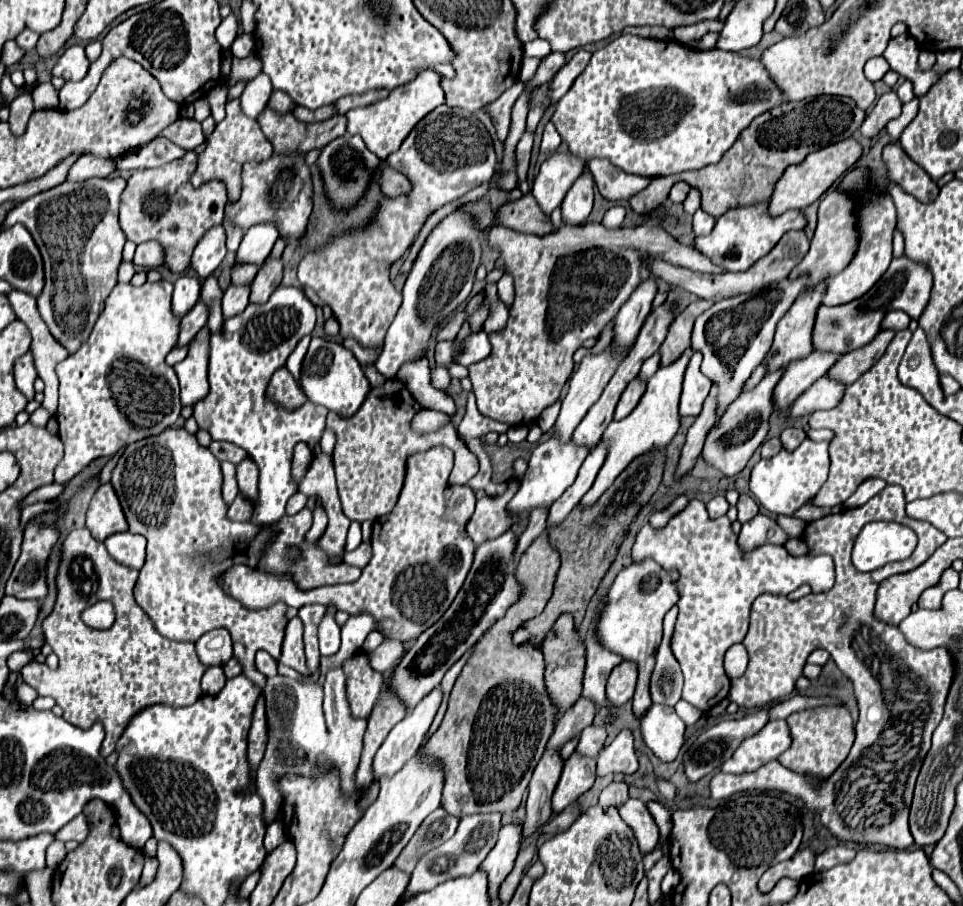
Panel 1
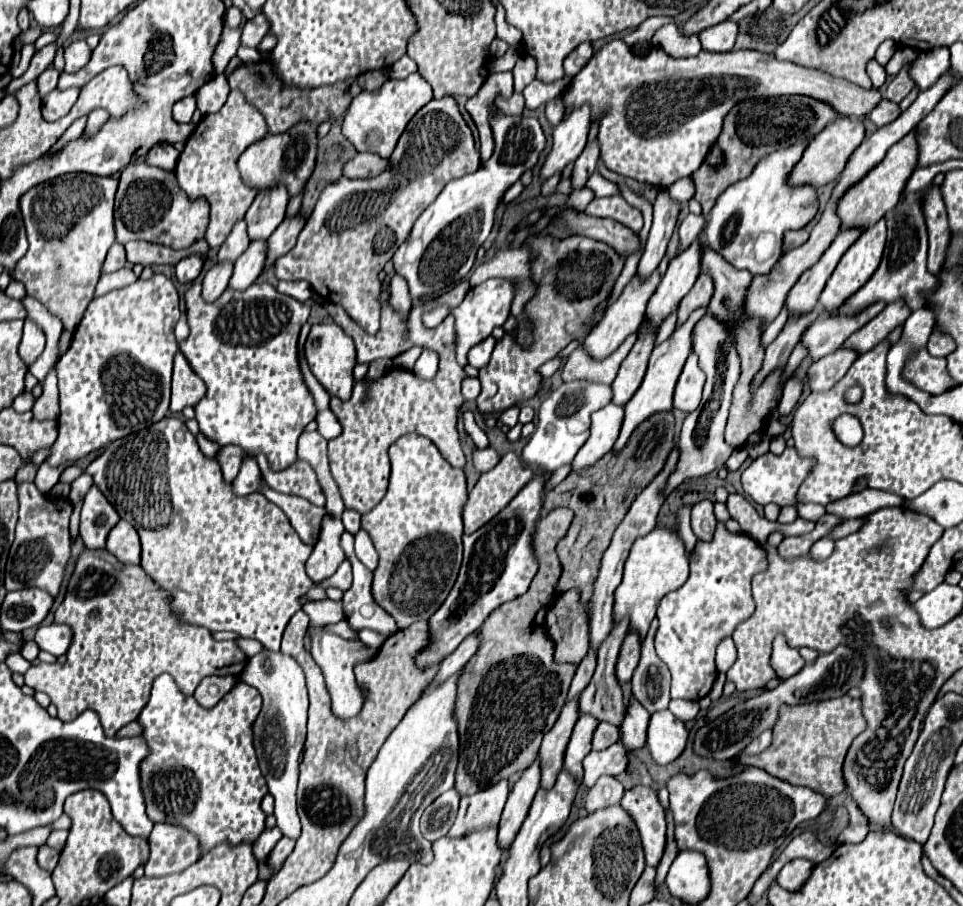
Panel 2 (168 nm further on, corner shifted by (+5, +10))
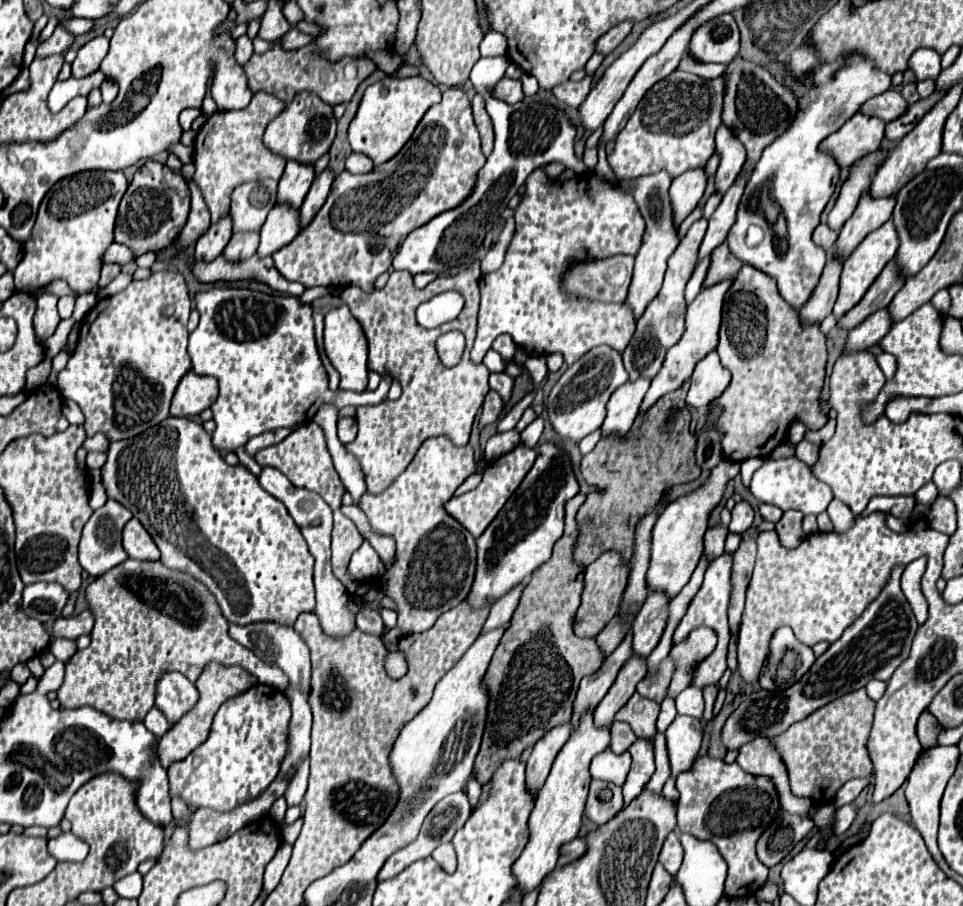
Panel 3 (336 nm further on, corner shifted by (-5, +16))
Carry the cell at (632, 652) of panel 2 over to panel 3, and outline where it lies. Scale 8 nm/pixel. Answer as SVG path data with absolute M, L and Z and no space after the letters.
M650 592L640 612L636 614L632 624L636 656L648 656L648 652L652 652L660 642L668 620L668 602L670 598L664 592Z

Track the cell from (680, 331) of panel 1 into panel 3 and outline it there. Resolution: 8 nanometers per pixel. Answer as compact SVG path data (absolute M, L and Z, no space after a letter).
M722 242L712 252L712 262L710 262L710 268L708 268L708 276L704 280L704 286L706 284L716 284L716 282L728 278L728 274L736 274L740 268L742 268L742 262L736 256L732 256L732 252L728 250L728 244Z

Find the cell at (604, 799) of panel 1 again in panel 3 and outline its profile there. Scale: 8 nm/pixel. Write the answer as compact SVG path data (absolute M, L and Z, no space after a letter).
M592 780L590 796L588 796L584 814L596 826L606 824L622 808L622 796L620 796L620 792L622 792L622 788L616 786L616 784L608 784L608 782L602 782L602 780Z

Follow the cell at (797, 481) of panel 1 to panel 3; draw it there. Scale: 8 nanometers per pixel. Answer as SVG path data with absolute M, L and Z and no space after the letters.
M780 458L780 460L766 460L752 476L750 492L758 502L774 504L780 510L800 510L802 514L820 514L832 502L832 490L828 484L822 484L812 476L812 470L800 462L798 458Z

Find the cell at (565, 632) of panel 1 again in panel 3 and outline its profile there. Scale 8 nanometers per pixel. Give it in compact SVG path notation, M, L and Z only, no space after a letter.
M610 550L604 552L598 560L594 560L588 568L586 568L586 588L582 592L582 604L576 612L576 622L574 622L574 632L576 636L582 638L594 638L600 628L604 628L604 624L608 620L612 620L612 616L618 612L622 594L628 586L628 574L630 574L630 564L622 562L622 556L618 550Z

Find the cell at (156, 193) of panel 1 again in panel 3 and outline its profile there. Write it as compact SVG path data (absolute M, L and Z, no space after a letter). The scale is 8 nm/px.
M146 162L136 174L132 184L128 186L114 228L114 242L128 246L134 256L142 256L146 252L160 252L174 242L186 224L190 212L190 190L186 180L172 172L168 166L158 162Z

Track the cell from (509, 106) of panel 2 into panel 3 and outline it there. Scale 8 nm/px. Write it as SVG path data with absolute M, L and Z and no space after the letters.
M502 78L496 88L492 88L492 96L498 98L498 100L504 100L508 104L516 104L524 98L524 92L522 92L522 84L520 80L512 80L512 78Z

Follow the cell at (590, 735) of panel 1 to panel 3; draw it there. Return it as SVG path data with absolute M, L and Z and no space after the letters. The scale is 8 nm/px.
M612 722L612 744L610 750L614 754L624 754L632 744L636 742L636 736L632 732L632 728L628 728L628 724L624 722Z

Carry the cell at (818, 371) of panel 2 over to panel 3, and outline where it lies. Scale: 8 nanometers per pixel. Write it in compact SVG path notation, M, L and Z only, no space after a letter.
M882 308L874 314L870 314L864 322L860 322L856 328L852 328L846 344L846 352L856 352L856 350L866 350L874 344L878 344L886 332L894 326L888 308Z

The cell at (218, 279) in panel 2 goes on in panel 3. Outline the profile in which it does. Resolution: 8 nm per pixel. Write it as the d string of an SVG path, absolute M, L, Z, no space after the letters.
M250 230L250 232L234 232L234 236L230 238L228 246L224 248L224 256L226 260L246 260L250 258L256 248L258 248L258 240L260 240L260 232L258 230Z

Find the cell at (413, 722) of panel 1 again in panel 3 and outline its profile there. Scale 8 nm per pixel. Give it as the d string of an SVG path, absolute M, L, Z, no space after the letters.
M526 582L514 586L510 592L506 592L502 598L498 598L498 600L494 602L492 612L490 612L490 616L488 616L488 620L486 620L484 628L482 628L482 632L488 632L488 630L492 630L492 628L498 628L500 624L504 624L504 622L508 622L508 620L512 618L516 606L518 606L518 602L520 602L520 596L522 596L524 586L526 586Z

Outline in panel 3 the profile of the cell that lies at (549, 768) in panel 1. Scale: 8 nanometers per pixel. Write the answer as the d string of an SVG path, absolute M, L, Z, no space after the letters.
M628 632L624 636L624 640L620 642L620 646L604 660L604 664L600 666L600 670L596 670L594 674L586 676L580 682L580 690L576 696L576 704L574 704L574 716L572 716L572 726L576 728L576 720L580 720L580 712L584 712L584 708L588 708L588 704L598 706L600 700L604 698L604 694L608 692L608 688L614 684L620 668L624 666L624 662L632 656L632 632Z

